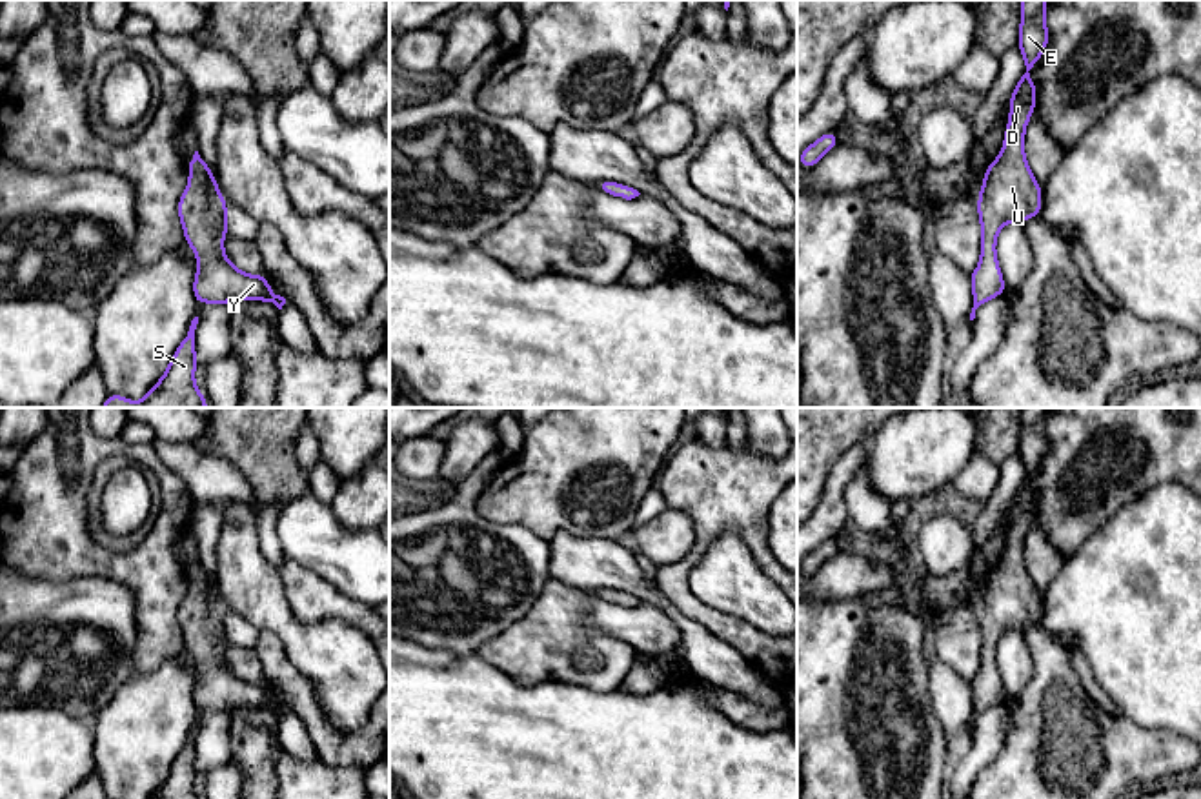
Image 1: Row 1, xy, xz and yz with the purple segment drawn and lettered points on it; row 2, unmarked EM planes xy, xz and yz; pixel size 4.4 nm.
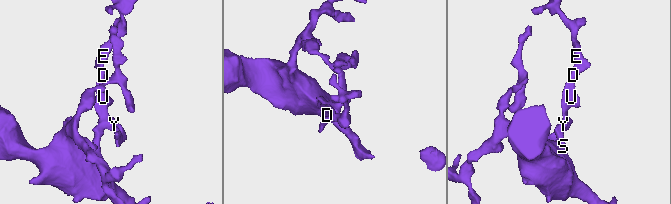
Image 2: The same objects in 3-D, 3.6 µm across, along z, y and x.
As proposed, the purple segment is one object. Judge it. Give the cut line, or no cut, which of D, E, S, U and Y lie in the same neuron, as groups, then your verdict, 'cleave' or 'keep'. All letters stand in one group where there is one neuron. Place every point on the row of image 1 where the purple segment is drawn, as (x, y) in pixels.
cut none; groups D E S U Y; keep

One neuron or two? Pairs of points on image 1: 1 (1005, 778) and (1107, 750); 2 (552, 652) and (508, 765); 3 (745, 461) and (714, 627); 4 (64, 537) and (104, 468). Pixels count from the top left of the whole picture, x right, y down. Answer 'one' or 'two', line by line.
1: one
2: two
3: one
4: two

